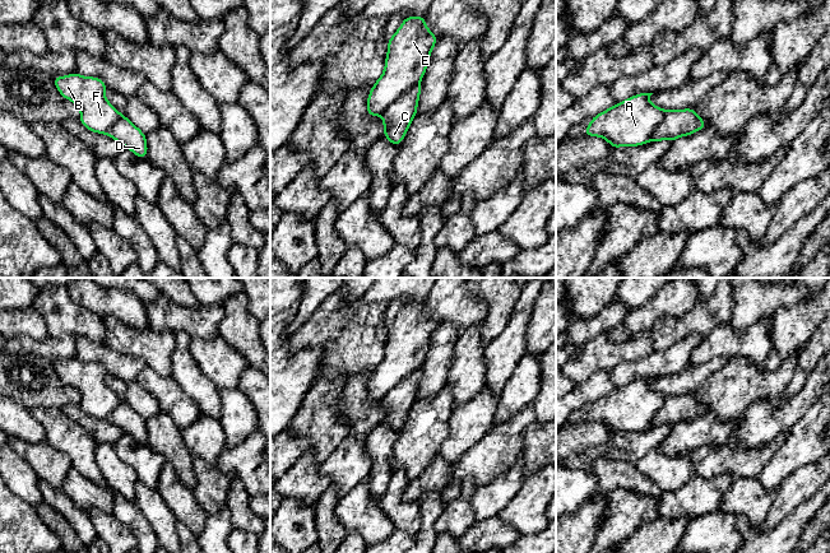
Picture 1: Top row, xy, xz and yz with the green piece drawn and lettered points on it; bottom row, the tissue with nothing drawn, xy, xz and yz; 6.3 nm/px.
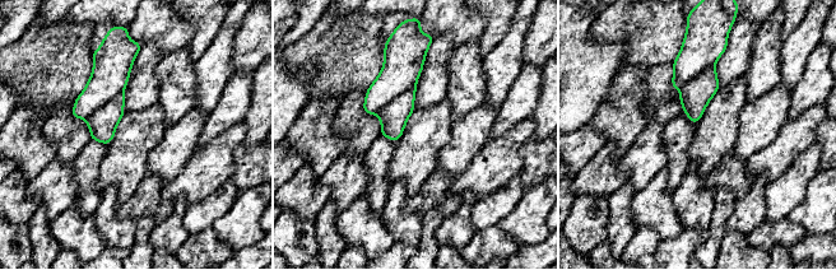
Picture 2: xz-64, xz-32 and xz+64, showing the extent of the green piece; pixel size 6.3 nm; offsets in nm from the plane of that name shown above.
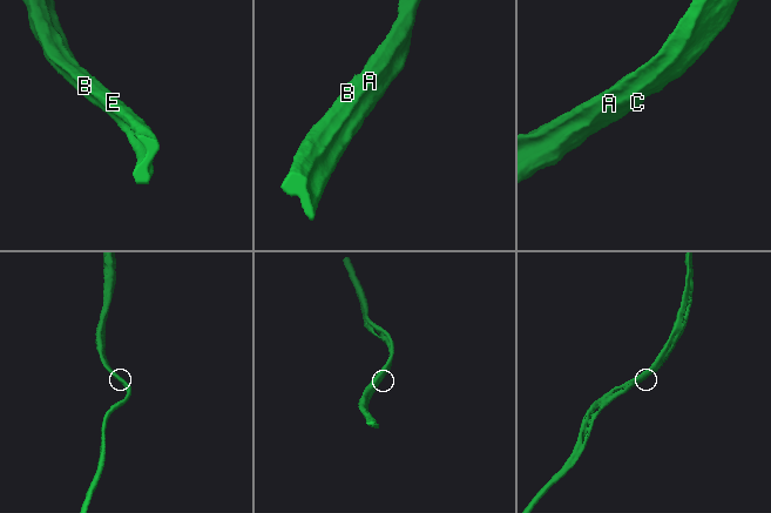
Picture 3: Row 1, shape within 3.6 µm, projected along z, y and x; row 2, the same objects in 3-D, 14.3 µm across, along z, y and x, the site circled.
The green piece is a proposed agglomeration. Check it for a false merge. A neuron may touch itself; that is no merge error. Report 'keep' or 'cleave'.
cleave

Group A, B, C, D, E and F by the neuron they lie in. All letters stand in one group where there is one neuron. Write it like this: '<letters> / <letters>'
A B E F / C D

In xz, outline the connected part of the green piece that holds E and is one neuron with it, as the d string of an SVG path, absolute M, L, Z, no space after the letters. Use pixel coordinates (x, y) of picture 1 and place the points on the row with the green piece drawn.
M425 15L404 18L388 41L385 69L367 98L368 116L381 115L388 106L421 82L437 40L427 28Z

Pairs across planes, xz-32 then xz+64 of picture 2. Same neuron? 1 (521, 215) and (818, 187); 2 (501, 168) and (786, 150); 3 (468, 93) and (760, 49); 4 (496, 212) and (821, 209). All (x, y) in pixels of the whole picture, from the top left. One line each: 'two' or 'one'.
1: one
2: one
3: one
4: two

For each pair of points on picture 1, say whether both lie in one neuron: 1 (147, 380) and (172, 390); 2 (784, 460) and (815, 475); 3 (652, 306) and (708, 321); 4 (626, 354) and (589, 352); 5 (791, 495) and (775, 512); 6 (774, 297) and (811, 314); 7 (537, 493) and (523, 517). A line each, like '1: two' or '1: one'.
1: one
2: two
3: two
4: one
5: one
6: two
7: one

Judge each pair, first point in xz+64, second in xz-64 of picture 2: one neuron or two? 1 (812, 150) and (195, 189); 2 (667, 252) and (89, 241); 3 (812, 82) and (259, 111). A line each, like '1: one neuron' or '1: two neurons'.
1: two neurons
2: two neurons
3: two neurons

